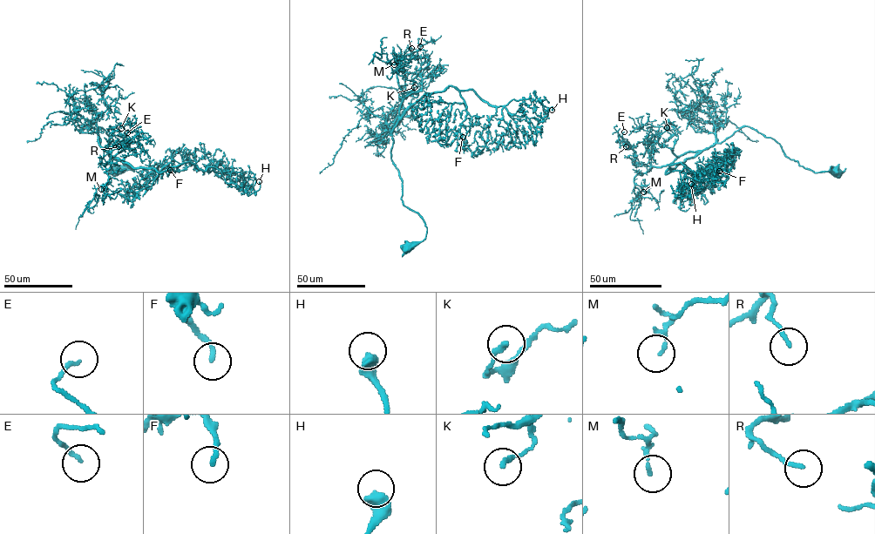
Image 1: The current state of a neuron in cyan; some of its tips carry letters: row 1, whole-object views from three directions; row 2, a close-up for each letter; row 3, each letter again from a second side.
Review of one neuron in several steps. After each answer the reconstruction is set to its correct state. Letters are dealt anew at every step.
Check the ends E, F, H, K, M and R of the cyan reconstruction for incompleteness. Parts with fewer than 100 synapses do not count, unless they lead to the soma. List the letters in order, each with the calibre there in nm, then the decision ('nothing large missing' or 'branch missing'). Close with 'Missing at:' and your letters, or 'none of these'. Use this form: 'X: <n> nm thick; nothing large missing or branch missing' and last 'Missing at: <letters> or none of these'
E: 140 nm thick; nothing large missing
F: 200 nm thick; nothing large missing
H: 500 nm thick; nothing large missing
K: 220 nm thick; nothing large missing
M: 120 nm thick; nothing large missing
R: 150 nm thick; nothing large missing
Missing at: none of these

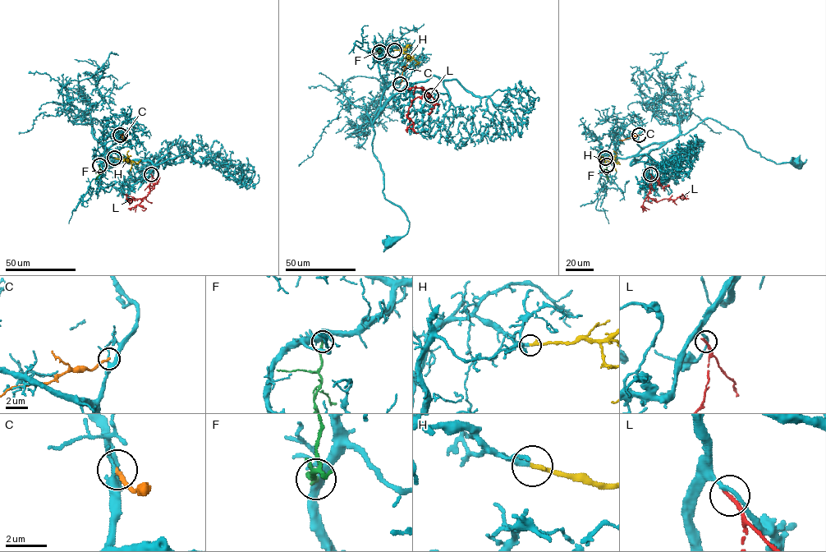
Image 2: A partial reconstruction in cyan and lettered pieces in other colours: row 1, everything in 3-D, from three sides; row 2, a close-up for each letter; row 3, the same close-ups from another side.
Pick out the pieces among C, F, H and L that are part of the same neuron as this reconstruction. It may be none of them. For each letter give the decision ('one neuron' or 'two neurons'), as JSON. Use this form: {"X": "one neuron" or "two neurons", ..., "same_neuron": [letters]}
{"C": "two neurons", "F": "two neurons", "H": "one neuron", "L": "two neurons", "same_neuron": ["H"]}

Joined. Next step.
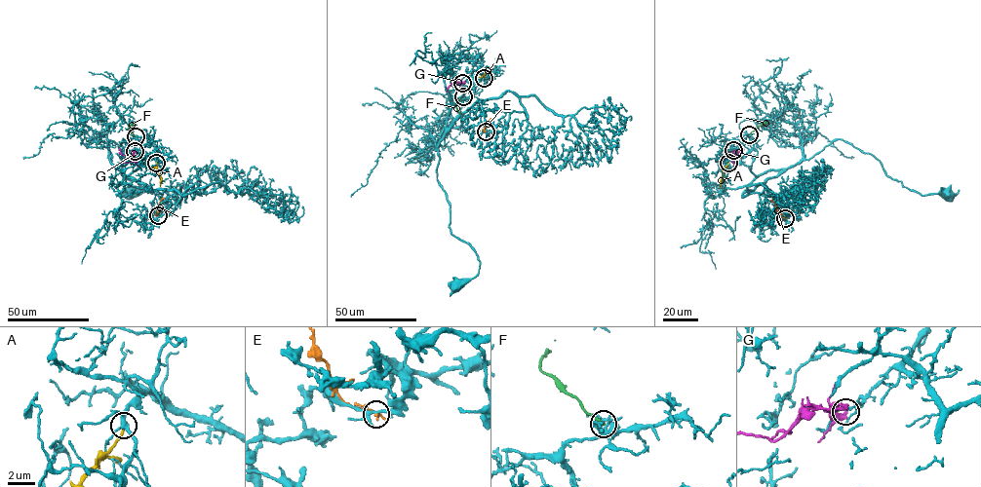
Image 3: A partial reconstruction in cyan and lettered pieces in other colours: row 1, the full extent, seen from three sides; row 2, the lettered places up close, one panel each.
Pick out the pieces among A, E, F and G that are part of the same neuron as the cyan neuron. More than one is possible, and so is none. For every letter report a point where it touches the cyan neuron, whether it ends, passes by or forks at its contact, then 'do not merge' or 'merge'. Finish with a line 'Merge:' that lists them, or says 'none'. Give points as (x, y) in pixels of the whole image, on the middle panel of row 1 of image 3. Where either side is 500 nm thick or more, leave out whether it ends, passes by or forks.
A: contact (484, 78); it ends; do not merge
E: contact (486, 131); it ends; do not merge
F: contact (463, 96); it ends; do not merge
G: contact (462, 83); it ends; do not merge
Merge: none

